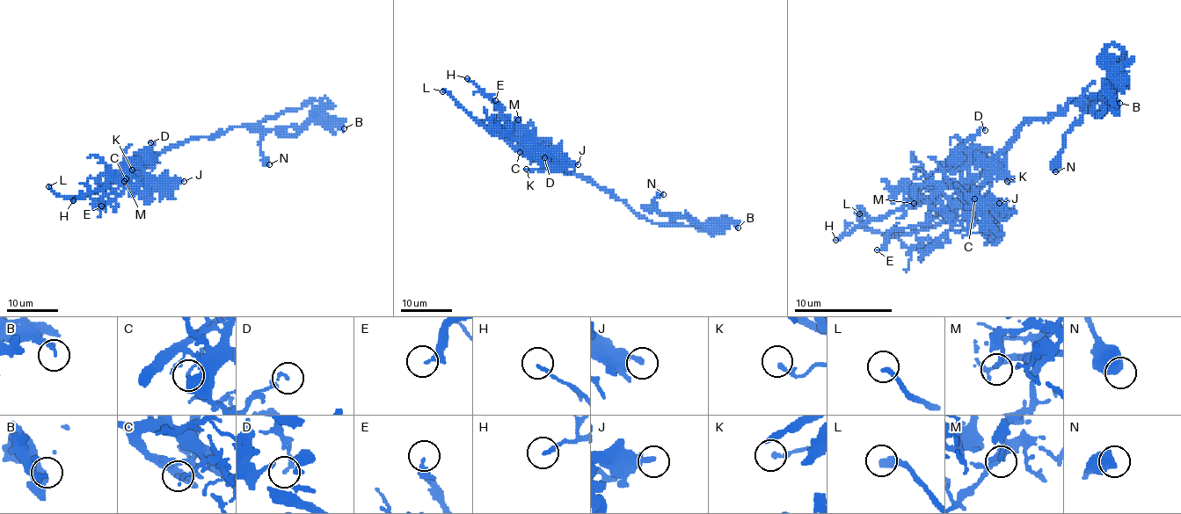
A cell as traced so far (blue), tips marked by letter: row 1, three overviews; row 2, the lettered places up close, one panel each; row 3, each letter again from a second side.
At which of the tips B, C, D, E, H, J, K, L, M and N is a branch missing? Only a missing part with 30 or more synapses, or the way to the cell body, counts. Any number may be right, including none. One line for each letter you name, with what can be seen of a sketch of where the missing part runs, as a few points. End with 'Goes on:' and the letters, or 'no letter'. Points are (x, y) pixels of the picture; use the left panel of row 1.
L: course (48, 186), (61, 206), (88, 183)
Goes on: L

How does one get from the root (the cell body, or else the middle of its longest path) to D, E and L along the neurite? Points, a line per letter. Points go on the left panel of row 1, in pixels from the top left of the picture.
D: (229, 128), (171, 145), (142, 159), (140, 155), (142, 162), (149, 155), (150, 142)
E: (229, 128), (211, 136), (189, 139), (159, 152), (138, 172), (131, 171), (104, 198), (101, 206)
L: (229, 128), (211, 136), (193, 137), (148, 155), (127, 167), (104, 189), (90, 194), (63, 198), (48, 186)

